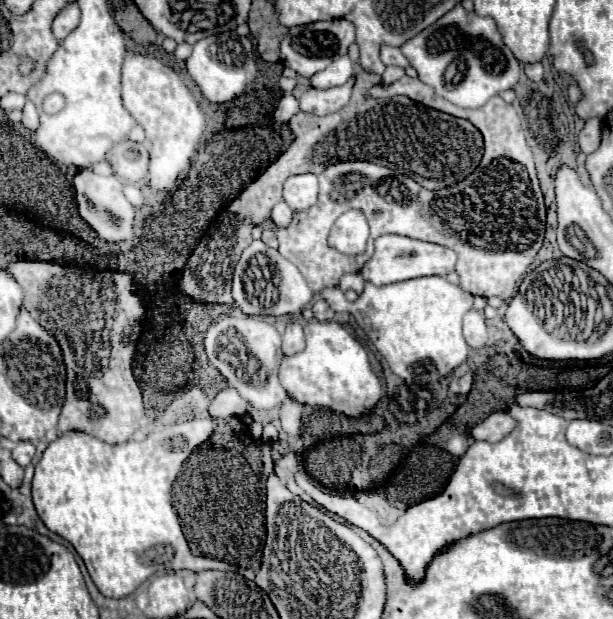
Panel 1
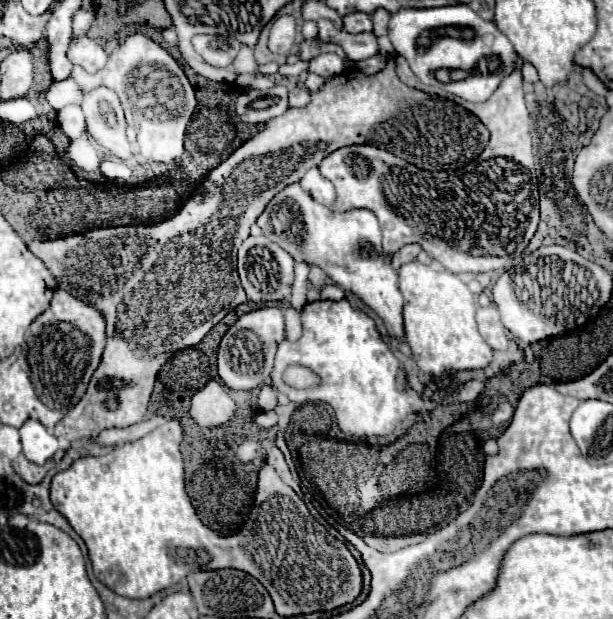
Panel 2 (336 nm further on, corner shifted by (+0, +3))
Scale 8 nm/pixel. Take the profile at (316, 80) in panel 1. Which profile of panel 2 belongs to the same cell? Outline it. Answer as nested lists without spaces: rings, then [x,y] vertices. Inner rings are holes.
[[[320,53],[318,57],[314,57],[310,61],[308,71],[322,75],[324,79],[332,79],[332,77],[336,77],[344,71],[344,65],[342,65],[342,59],[336,53]]]

